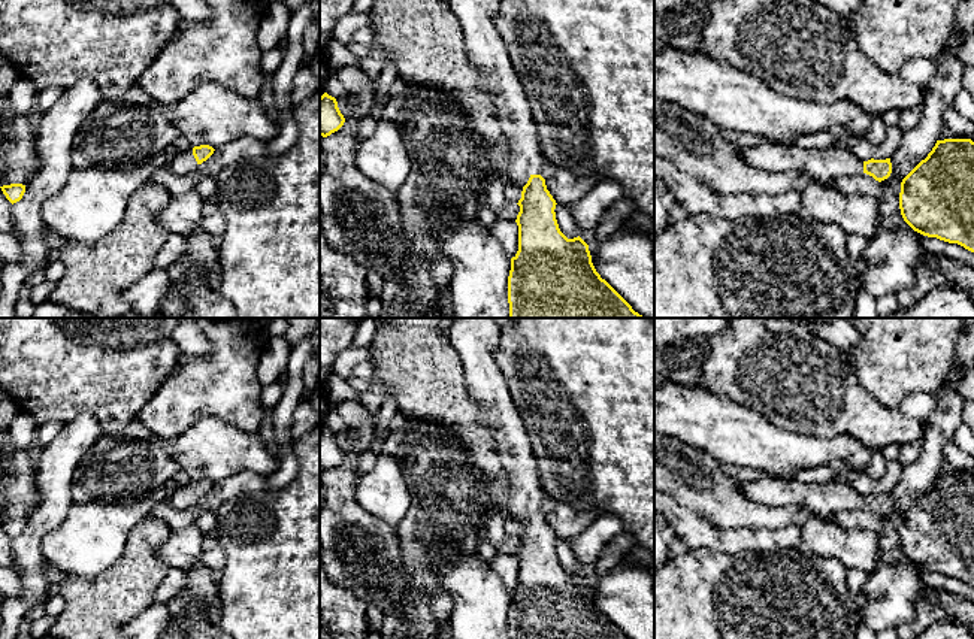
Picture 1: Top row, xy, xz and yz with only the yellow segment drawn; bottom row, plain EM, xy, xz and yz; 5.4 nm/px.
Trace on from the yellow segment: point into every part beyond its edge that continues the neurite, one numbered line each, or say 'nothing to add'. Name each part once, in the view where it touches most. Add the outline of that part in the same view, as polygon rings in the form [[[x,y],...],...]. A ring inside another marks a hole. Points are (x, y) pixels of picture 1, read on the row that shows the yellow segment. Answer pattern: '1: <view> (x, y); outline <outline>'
1: xz (486, 51); outline [[[448,0],[450,10],[462,25],[469,63],[483,72],[480,87],[490,91],[494,99],[494,115],[509,151],[508,182],[523,188],[532,175],[541,175],[547,166],[547,158],[538,143],[536,125],[529,100],[493,21],[499,4],[500,0]]]

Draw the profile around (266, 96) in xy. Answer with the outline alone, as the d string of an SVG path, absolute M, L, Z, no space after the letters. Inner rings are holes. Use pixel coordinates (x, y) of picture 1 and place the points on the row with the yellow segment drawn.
M266 76L263 79L263 87L261 87L258 100L261 102L264 110L273 119L273 122L281 127L281 121L282 119L281 119L281 115L278 113L276 105L275 105L273 79L272 79L272 76Z

